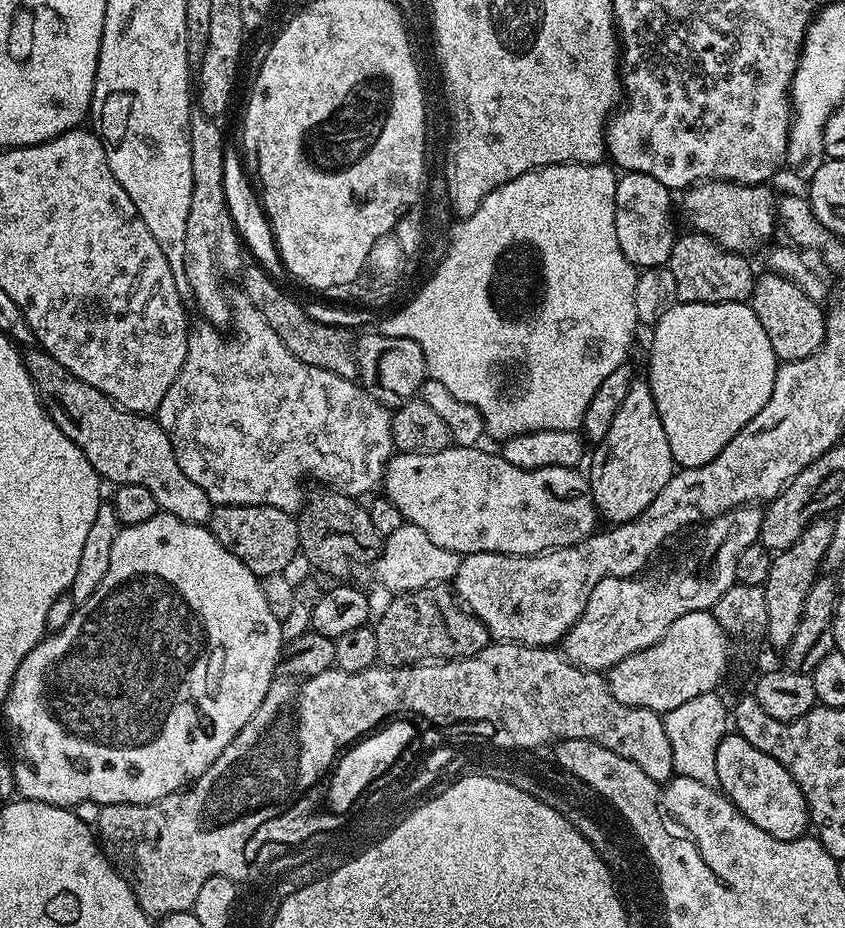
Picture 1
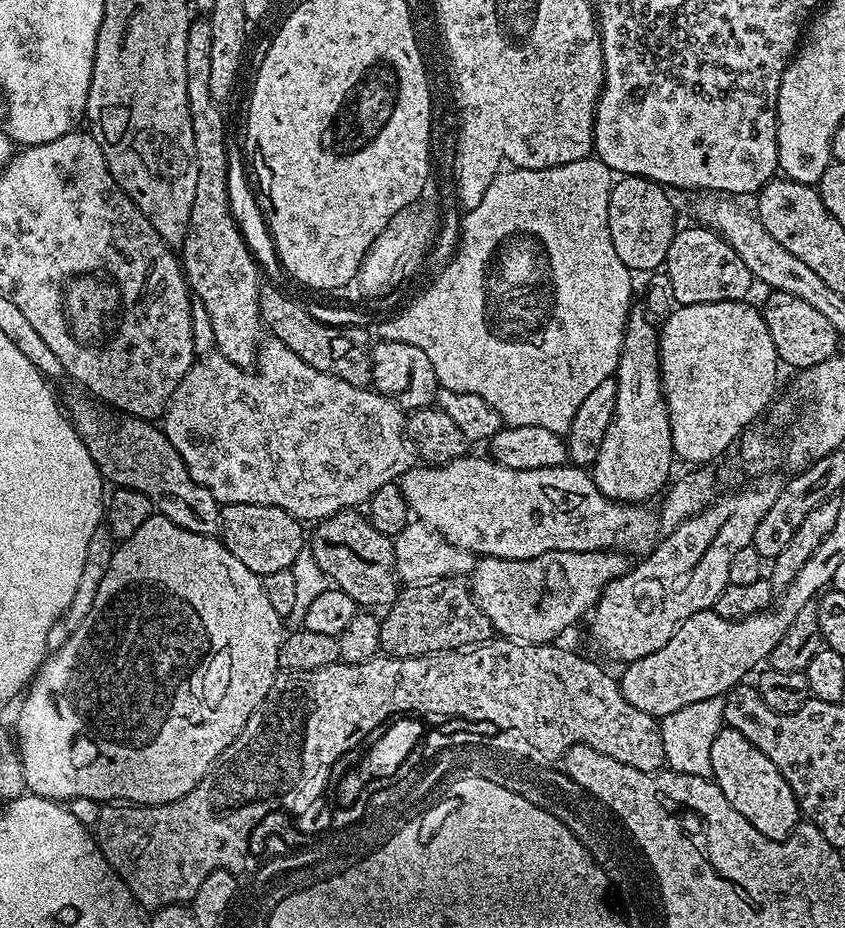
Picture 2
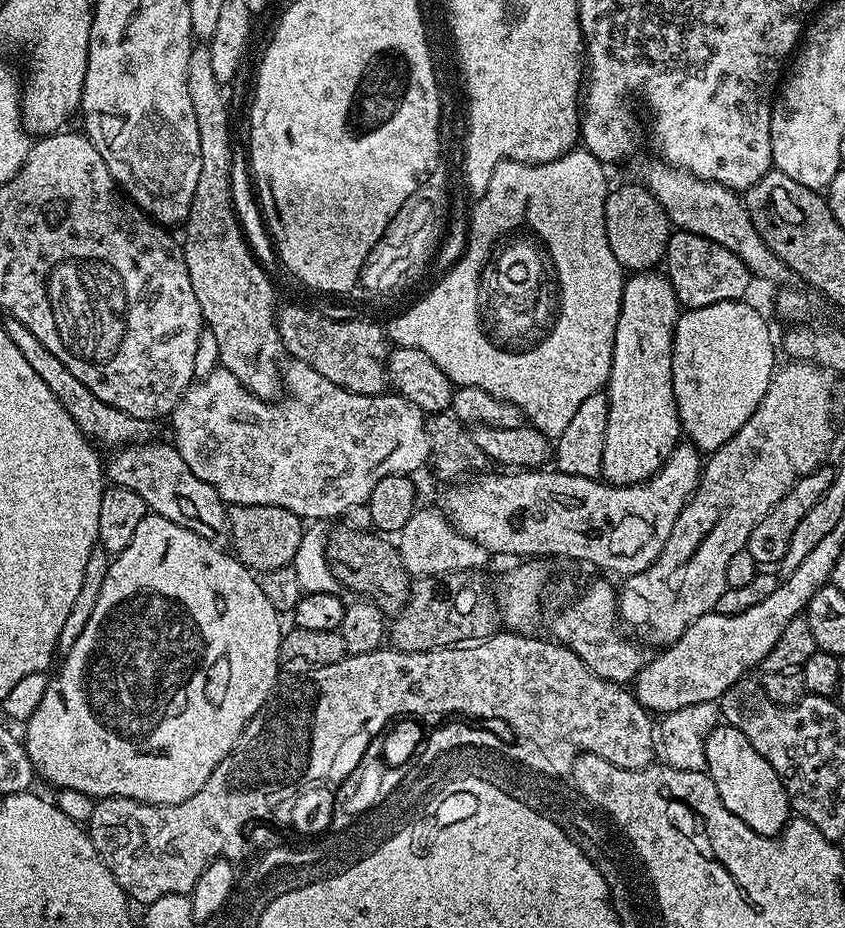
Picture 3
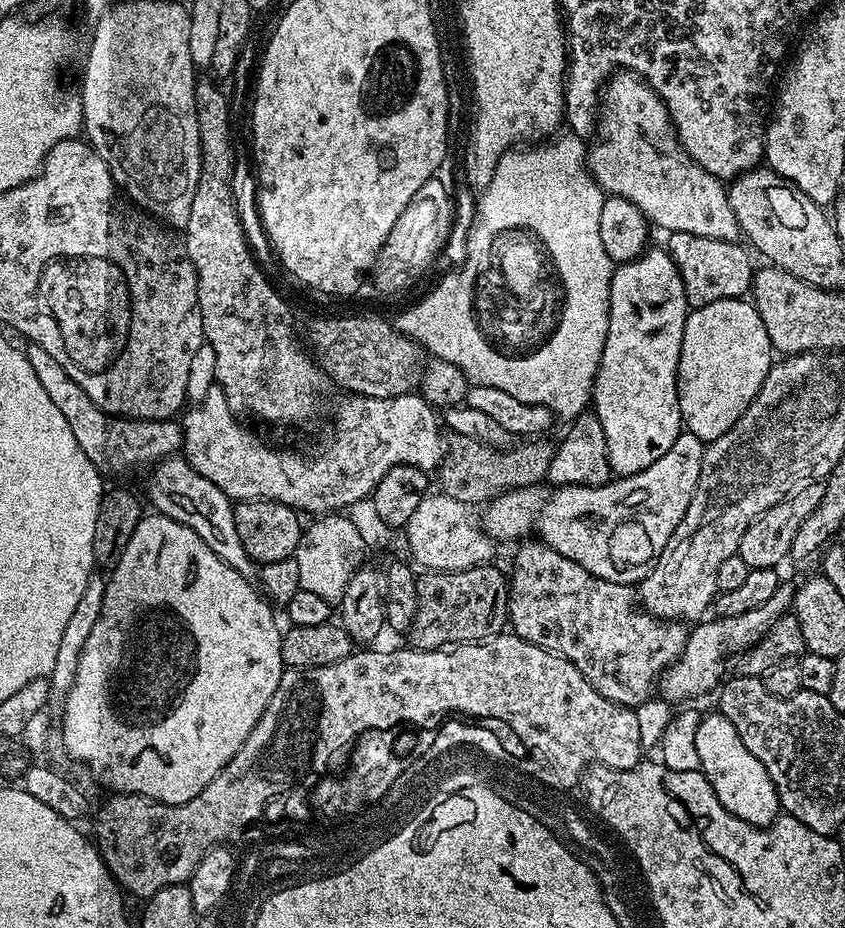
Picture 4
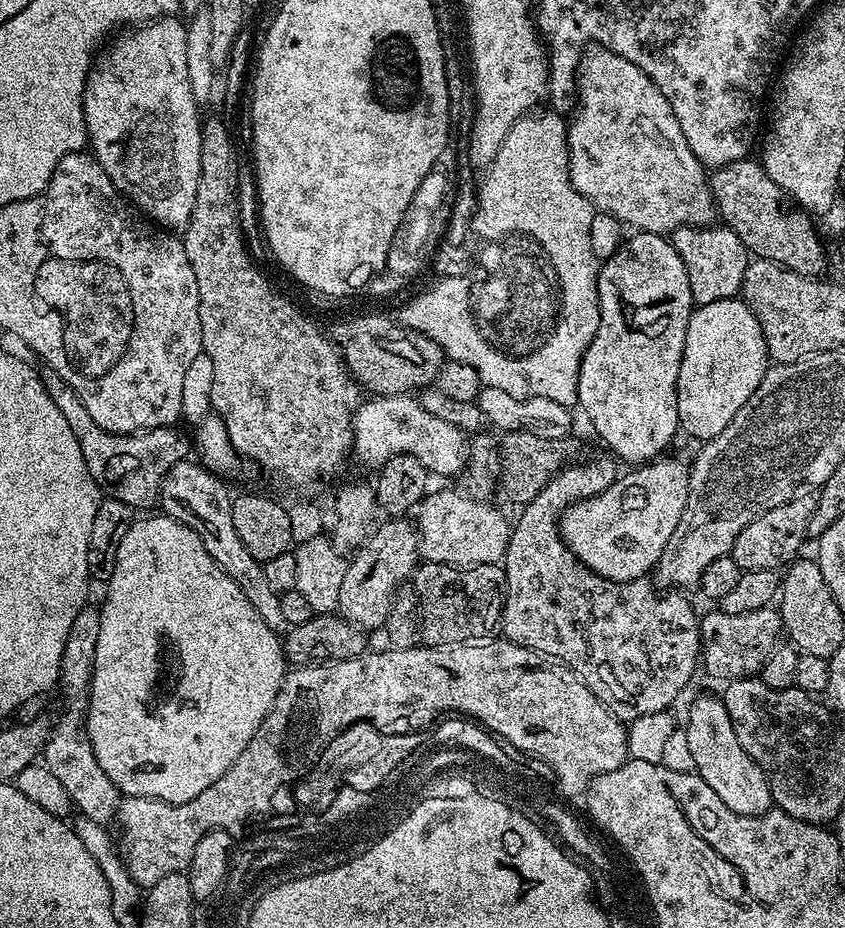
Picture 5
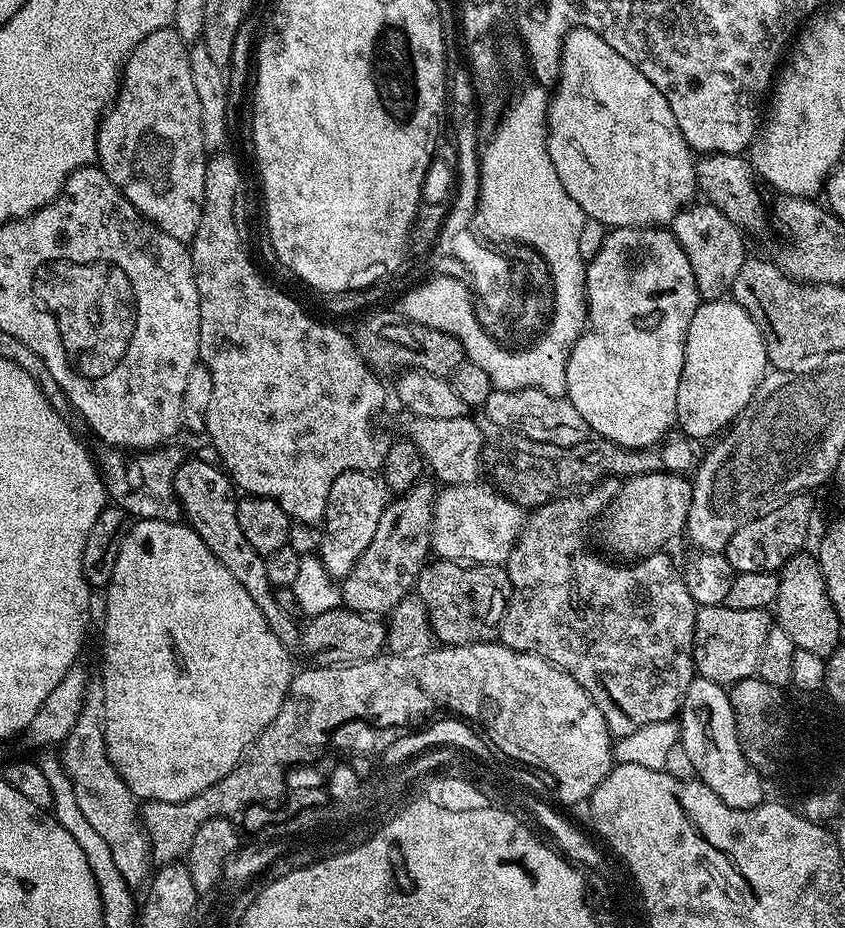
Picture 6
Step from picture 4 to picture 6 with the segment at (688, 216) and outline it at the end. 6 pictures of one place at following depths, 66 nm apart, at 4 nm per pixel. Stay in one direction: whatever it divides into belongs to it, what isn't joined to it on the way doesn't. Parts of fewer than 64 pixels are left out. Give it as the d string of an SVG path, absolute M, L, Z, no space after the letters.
M574 28L564 39L564 49L560 59L560 79L557 80L556 87L551 93L548 106L548 149L550 158L554 162L554 170L558 178L562 178L562 186L566 186L566 194L570 194L574 202L578 202L587 219L597 220L609 229L671 225L672 219L698 196L694 153L689 148L686 138L682 138L682 130L678 130L678 122L674 118L674 110L670 110L670 102L666 102L658 86L654 86L654 82L650 82L646 74L642 74L642 70L634 66L634 62L626 62L626 58L622 58L622 54L618 54L618 50L610 46L610 42L606 42L597 32L589 28Z

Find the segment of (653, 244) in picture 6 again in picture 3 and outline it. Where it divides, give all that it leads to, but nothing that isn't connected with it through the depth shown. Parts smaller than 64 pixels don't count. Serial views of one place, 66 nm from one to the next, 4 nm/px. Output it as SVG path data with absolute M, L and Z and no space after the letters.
M656 270L637 271L624 281L620 317L614 330L614 358L606 391L610 418L606 422L606 446L602 450L602 476L607 483L640 484L649 480L670 457L682 436L680 415L672 389L672 343L676 320L682 311L667 275Z

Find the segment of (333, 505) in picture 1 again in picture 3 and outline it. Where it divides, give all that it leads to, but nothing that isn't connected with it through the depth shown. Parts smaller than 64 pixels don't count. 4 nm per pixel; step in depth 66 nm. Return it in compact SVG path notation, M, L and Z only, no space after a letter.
M342 526L328 537L327 556L332 573L344 588L373 601L384 611L385 617L395 618L405 606L412 593L413 577L409 576L400 557L400 549L391 539L375 531L357 531Z

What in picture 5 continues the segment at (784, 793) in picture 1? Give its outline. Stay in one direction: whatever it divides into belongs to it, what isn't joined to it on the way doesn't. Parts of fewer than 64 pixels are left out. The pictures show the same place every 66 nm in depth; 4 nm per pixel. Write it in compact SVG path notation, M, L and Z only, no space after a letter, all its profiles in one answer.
M719 695L698 697L688 708L688 725L683 725L682 731L690 741L696 775L704 779L706 786L710 786L734 814L760 816L773 807L768 773L742 750L742 742L738 742L738 734L734 734L730 714L726 714L726 706Z

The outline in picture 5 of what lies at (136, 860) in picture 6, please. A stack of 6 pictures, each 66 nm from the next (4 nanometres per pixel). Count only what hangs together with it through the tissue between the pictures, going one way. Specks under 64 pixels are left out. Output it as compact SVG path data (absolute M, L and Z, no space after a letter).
M86 606L74 618L74 626L66 638L66 650L62 650L62 666L58 681L60 696L60 725L51 729L47 742L44 743L42 762L62 782L66 794L70 794L73 809L83 819L92 820L95 824L111 825L116 819L116 811L120 808L121 792L106 778L106 770L98 766L98 758L94 758L94 750L88 741L85 728L88 715L88 694L92 691L92 675L94 674L94 650L98 647L98 626L100 610L96 606Z

